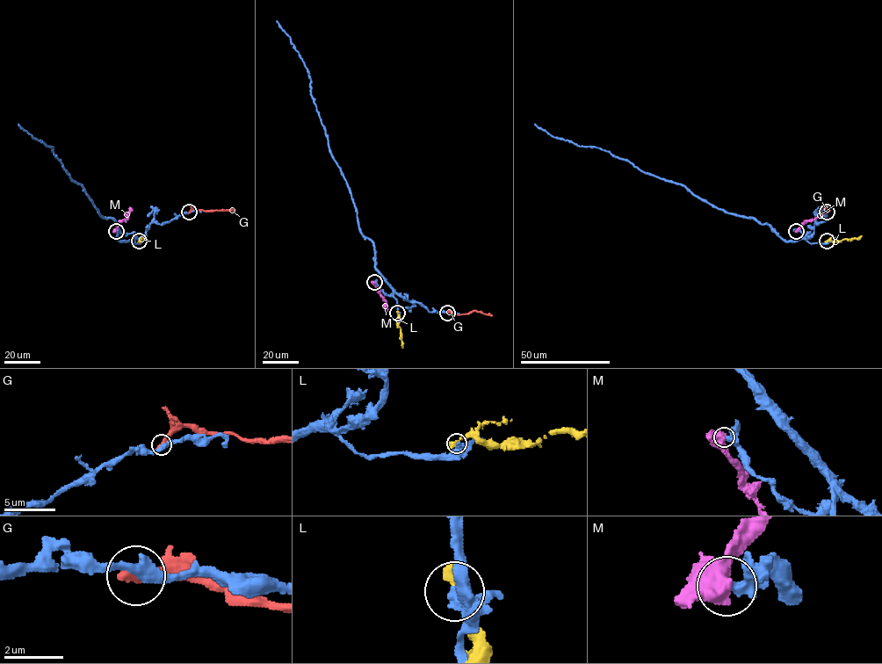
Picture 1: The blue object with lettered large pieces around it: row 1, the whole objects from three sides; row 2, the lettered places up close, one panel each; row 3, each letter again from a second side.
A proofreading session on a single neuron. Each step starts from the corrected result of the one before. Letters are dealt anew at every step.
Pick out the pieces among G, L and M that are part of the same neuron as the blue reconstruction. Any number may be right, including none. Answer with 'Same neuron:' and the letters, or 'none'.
Same neuron: none

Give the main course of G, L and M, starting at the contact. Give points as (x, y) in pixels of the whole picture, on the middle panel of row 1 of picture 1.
G: (447, 313), (460, 314), (476, 311), (492, 315)
L: (397, 313), (402, 348)
M: (374, 282), (389, 311)

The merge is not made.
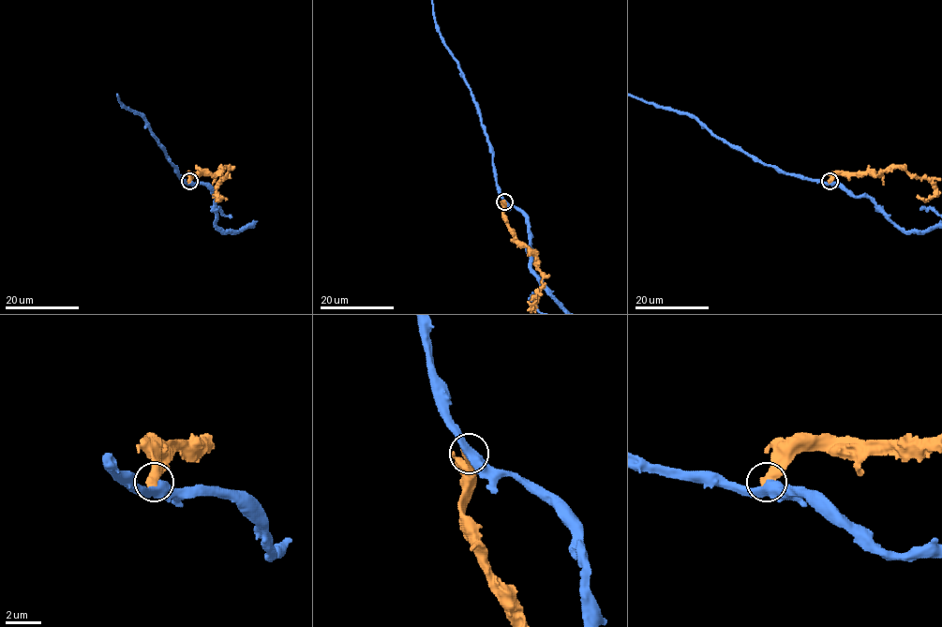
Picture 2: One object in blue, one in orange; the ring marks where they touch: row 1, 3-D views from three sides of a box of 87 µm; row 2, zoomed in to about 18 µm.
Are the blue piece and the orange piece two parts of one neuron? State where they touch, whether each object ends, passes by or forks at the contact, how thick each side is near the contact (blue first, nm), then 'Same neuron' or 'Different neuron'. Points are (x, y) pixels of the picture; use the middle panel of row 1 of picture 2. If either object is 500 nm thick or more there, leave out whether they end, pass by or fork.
Place: (504, 201). Thickness 500 nm (blue) against 600 nm. Different neuron

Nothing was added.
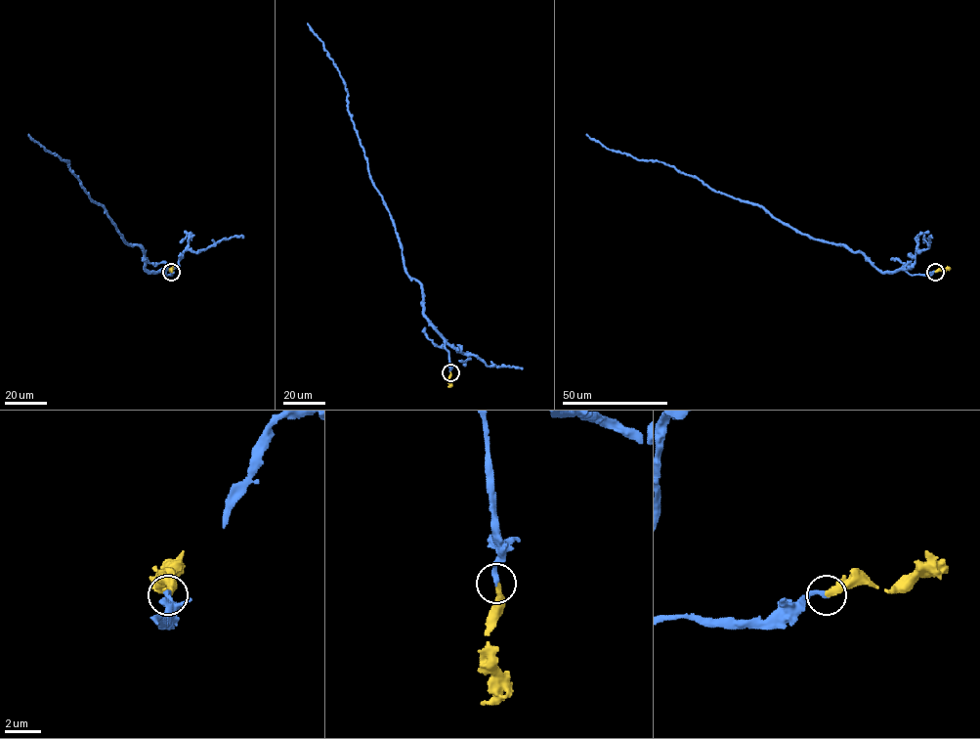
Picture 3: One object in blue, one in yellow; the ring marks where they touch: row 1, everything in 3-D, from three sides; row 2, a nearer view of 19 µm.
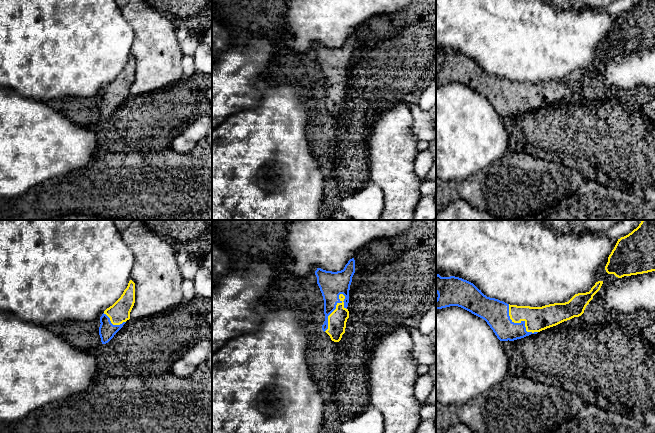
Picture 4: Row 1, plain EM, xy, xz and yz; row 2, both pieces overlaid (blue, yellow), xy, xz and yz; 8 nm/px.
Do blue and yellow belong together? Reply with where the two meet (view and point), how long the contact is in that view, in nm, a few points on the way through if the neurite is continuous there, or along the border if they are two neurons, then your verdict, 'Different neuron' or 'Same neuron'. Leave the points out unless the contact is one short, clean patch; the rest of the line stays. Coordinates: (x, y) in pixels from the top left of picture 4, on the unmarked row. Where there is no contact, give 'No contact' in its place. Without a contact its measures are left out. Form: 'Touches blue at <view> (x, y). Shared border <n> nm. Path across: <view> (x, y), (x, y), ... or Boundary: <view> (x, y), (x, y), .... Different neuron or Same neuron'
Touches blue at xz (332, 87). Shared border 340 nm. Same neuron

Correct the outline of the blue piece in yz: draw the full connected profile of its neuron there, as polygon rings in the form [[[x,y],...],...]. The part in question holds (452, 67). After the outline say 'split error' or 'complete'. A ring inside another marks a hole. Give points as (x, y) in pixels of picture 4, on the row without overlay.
[[[436,51],[436,85],[450,82],[461,83],[484,95],[500,117],[514,117],[547,104],[556,102],[584,89],[586,82],[600,66],[603,57],[598,57],[589,68],[575,70],[568,78],[554,79],[542,83],[510,81],[484,71],[473,59],[459,53],[441,53]]] | split error

